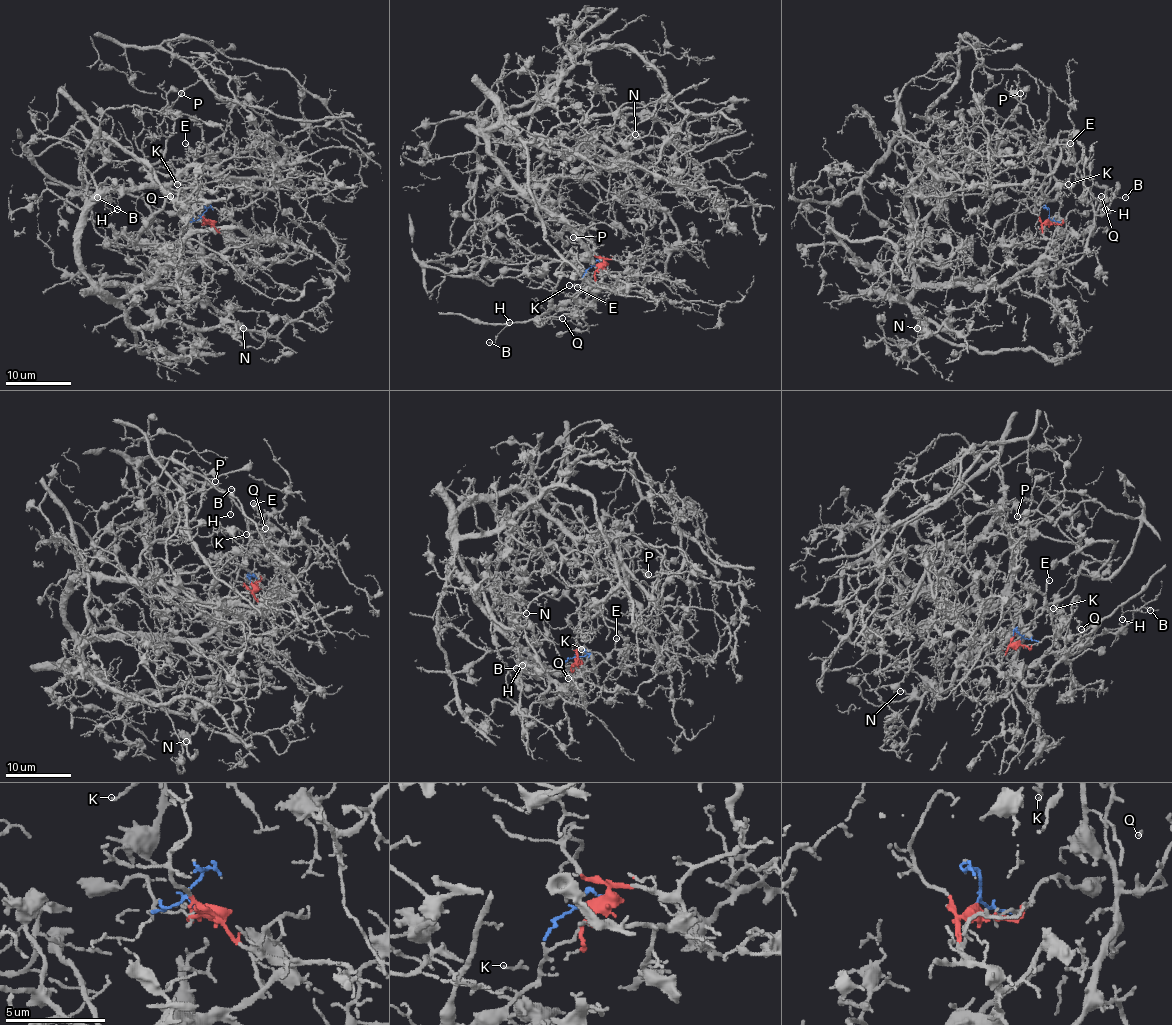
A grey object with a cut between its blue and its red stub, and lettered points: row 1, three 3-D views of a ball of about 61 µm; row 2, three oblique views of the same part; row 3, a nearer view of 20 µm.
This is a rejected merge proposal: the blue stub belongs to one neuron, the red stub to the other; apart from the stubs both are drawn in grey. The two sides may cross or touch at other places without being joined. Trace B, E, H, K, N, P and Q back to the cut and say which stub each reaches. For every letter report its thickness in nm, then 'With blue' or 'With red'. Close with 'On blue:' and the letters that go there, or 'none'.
B: Thickness 120 nm. With blue
E: Thickness 200 nm. With red
H: Thickness 130 nm. With blue
K: Thickness 140 nm. With red
N: Thickness 180 nm. With red
P: Thickness 100 nm. With red
Q: Thickness 100 nm. With blue
On blue: B, H, Q

